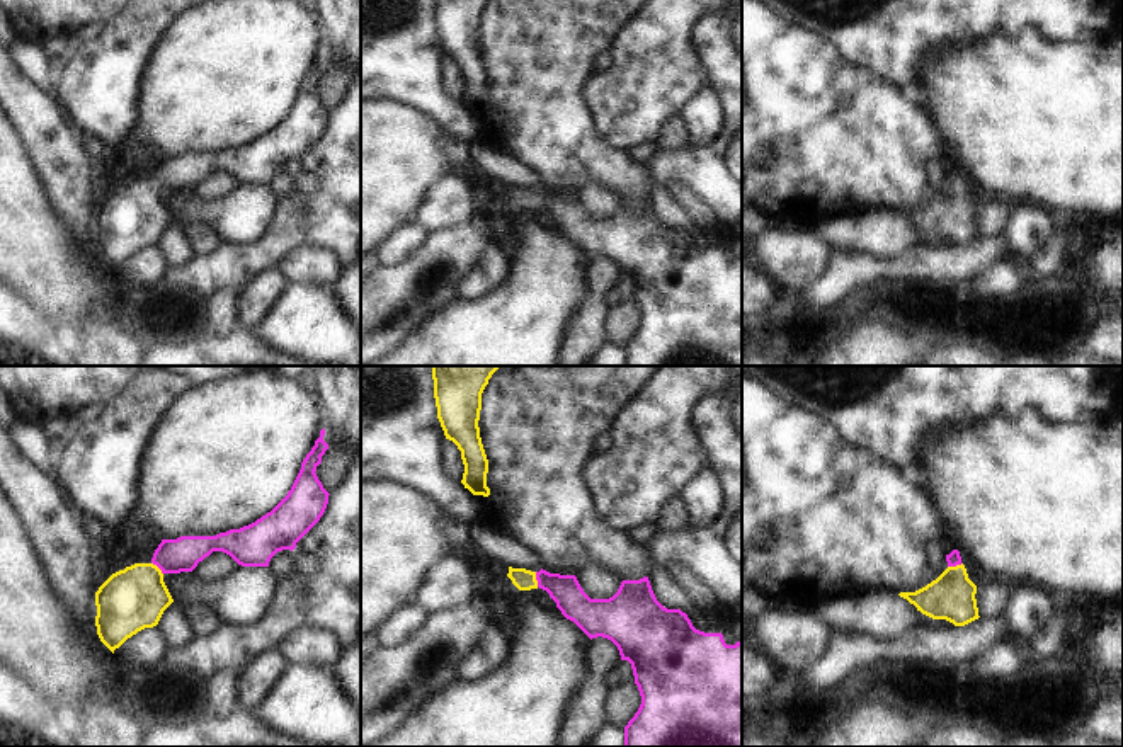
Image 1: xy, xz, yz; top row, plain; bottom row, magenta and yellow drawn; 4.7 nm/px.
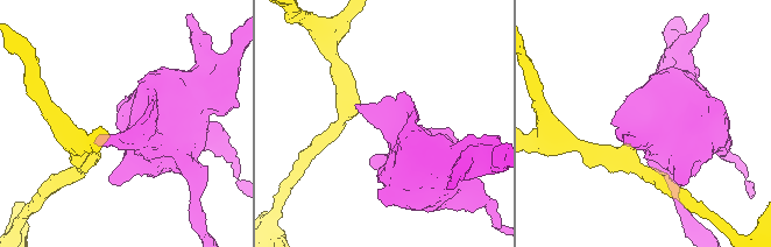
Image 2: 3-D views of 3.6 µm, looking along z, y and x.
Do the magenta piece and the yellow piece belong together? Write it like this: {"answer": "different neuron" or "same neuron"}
{"answer": "same neuron"}

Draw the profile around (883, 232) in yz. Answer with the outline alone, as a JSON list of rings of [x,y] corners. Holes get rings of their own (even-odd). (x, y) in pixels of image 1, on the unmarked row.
[[[868,209],[834,216],[817,223],[818,237],[830,247],[852,247],[895,259],[914,245],[953,247],[946,238],[932,238],[892,209]]]

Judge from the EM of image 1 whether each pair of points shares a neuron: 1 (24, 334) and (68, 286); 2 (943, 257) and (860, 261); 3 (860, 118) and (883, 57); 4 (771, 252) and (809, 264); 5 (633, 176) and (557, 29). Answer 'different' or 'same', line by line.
1: different
2: same
3: different
4: same
5: same

